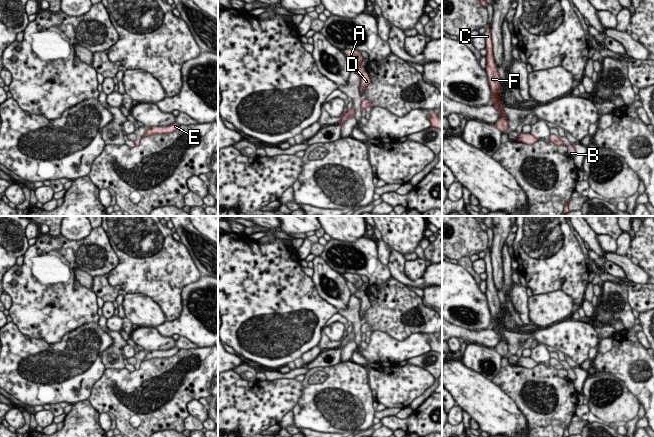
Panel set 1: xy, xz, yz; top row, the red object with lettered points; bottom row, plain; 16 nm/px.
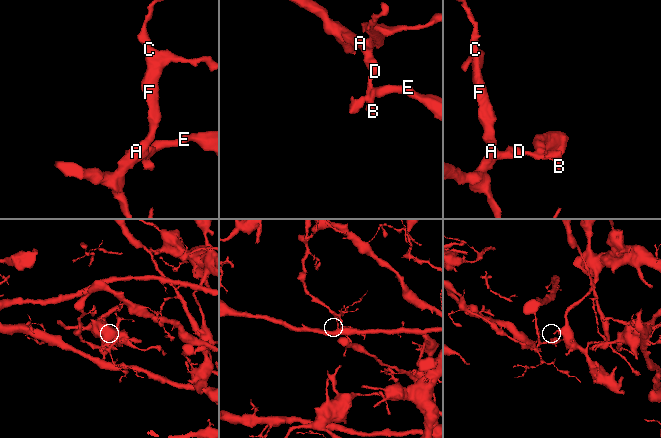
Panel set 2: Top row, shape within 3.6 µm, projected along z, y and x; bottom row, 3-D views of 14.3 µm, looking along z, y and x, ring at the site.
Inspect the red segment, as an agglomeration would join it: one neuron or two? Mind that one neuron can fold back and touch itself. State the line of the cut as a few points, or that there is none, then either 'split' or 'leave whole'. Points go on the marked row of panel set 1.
cut xz (364, 98), (362, 100); split

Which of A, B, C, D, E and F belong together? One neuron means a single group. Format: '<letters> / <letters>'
A C D F / B E

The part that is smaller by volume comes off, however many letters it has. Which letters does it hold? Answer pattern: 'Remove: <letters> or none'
Remove: B, E

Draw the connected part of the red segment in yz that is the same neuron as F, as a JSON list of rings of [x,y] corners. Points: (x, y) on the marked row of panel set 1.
[[[488,24],[485,26],[487,29],[484,37],[486,39],[486,73],[488,76],[489,85],[491,88],[491,104],[492,106],[500,113],[500,118],[496,121],[495,126],[498,130],[500,130],[502,133],[507,131],[509,129],[508,127],[508,118],[505,114],[505,112],[501,109],[503,106],[502,102],[500,101],[500,98],[498,97],[500,95],[501,90],[501,80],[498,73],[498,69],[494,62],[493,57],[493,44],[492,44],[492,38],[491,38],[491,30],[488,28]]]

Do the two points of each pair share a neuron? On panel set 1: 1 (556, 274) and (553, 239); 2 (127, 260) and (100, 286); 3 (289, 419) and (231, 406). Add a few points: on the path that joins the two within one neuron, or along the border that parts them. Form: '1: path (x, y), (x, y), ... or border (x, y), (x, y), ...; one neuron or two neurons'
1: path (556, 265), (553, 260), (553, 248); one neuron
2: border (107, 279), (113, 286), (119, 285), (122, 288); two neurons
3: border (286, 413), (278, 423); two neurons

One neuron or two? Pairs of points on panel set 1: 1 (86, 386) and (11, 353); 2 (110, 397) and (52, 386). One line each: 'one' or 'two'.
1: one
2: two

